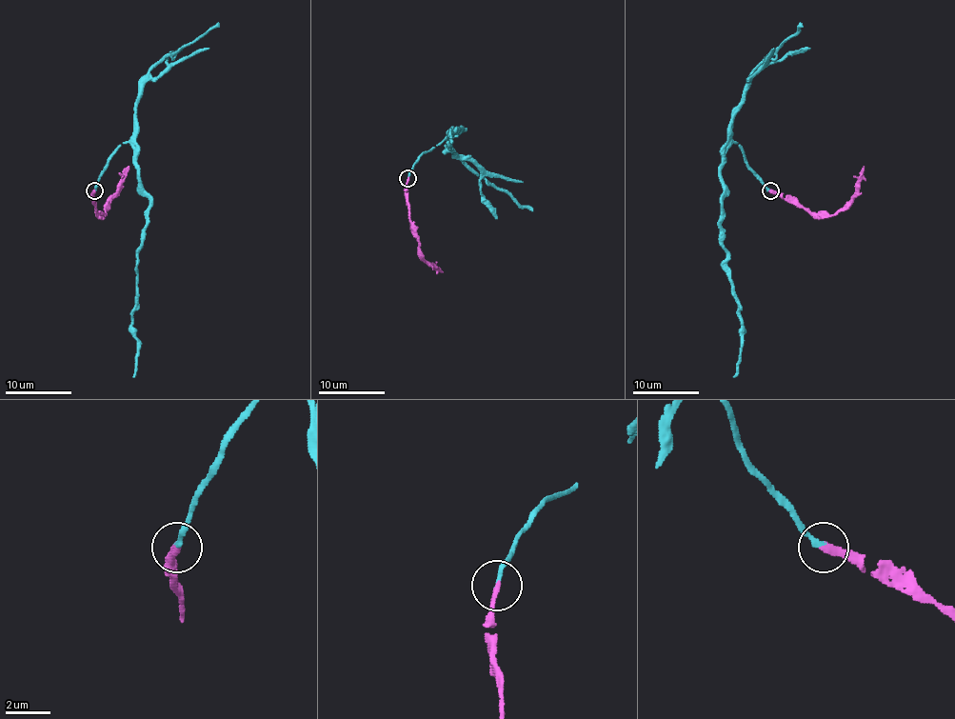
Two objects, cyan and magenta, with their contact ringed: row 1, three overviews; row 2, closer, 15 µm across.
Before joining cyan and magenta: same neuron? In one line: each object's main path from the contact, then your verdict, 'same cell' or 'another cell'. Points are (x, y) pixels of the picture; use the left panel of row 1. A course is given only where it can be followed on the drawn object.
cyan runs (93, 190), (120, 144), (129, 143), (138, 184), (149, 200), (143, 245), (136, 255), (133, 377); magenta runs (93, 190), (95, 210), (104, 215), (105, 204), (129, 166); same cell

